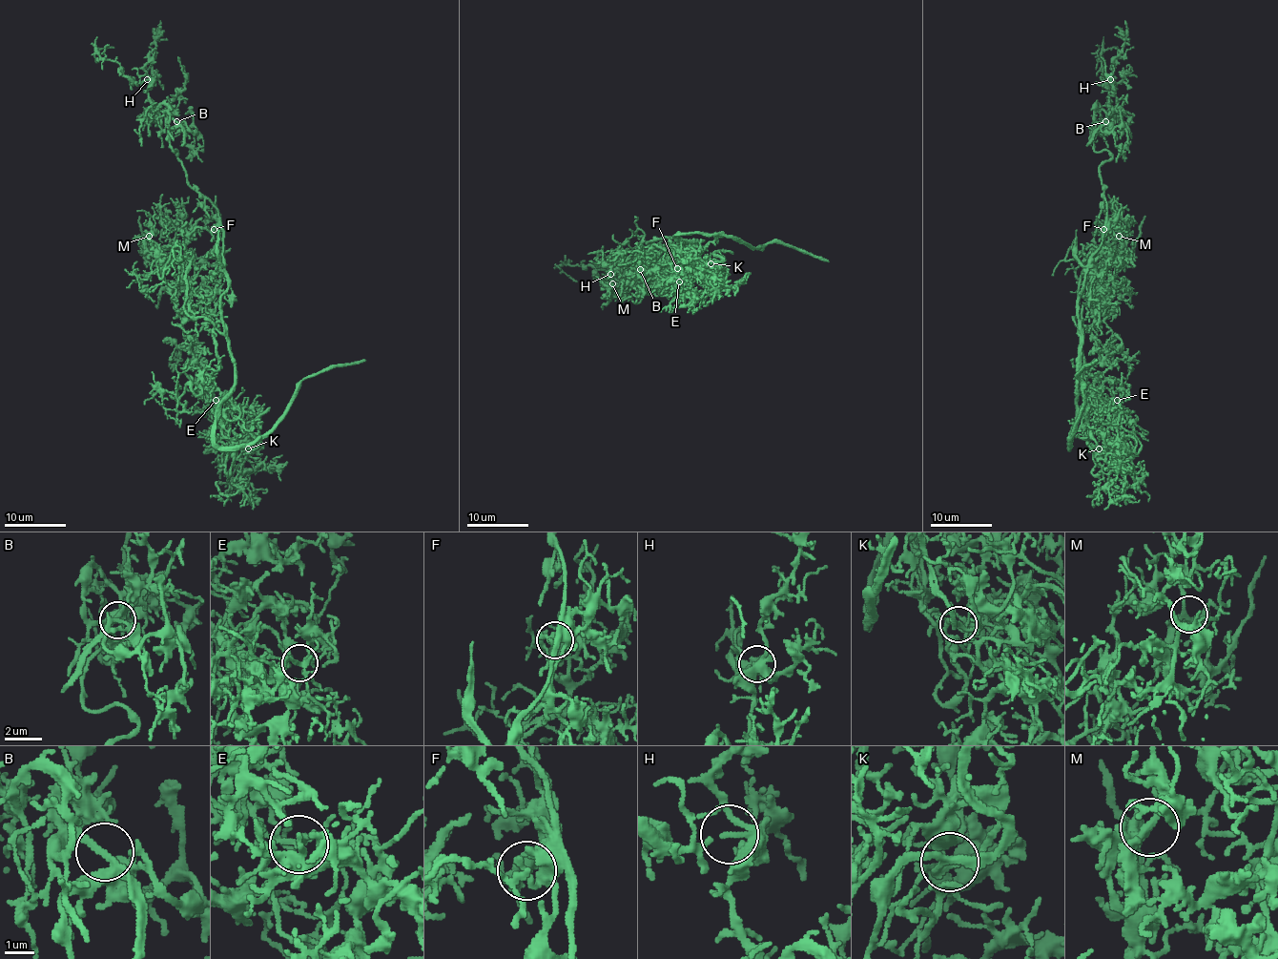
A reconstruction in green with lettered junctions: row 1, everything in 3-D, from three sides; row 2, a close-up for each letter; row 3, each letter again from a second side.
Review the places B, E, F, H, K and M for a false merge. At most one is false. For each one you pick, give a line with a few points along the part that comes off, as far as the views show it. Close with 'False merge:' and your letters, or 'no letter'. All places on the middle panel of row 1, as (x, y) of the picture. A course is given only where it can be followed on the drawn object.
False merge: no letter

